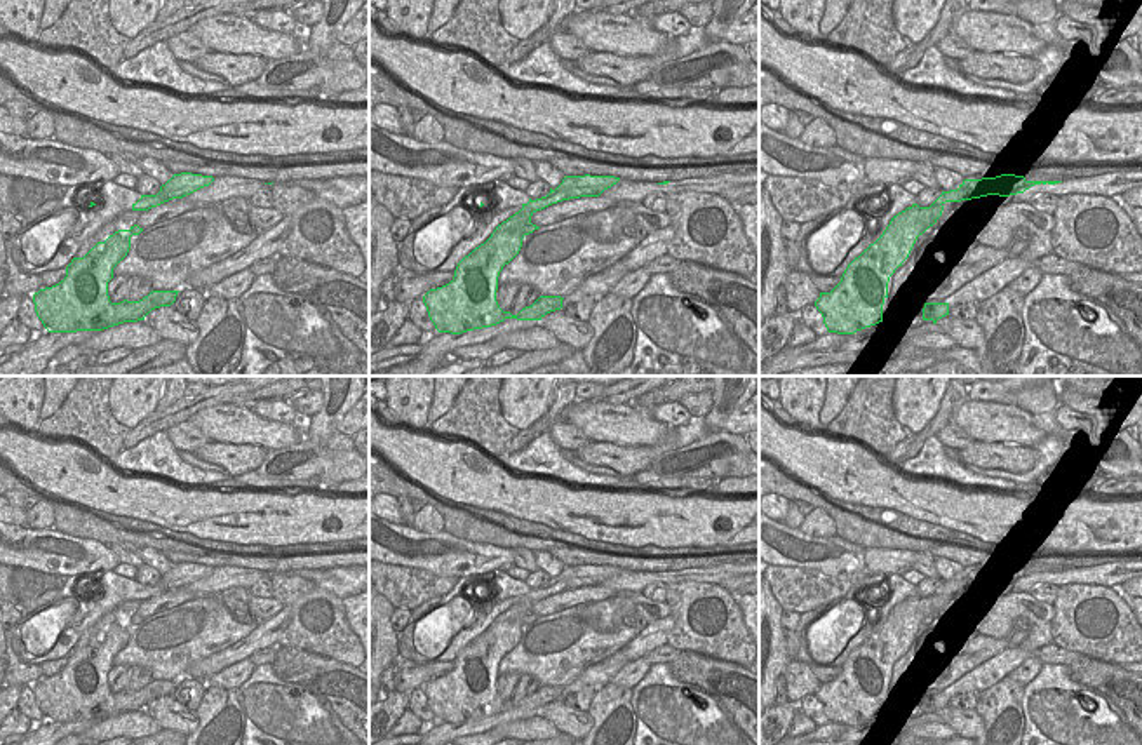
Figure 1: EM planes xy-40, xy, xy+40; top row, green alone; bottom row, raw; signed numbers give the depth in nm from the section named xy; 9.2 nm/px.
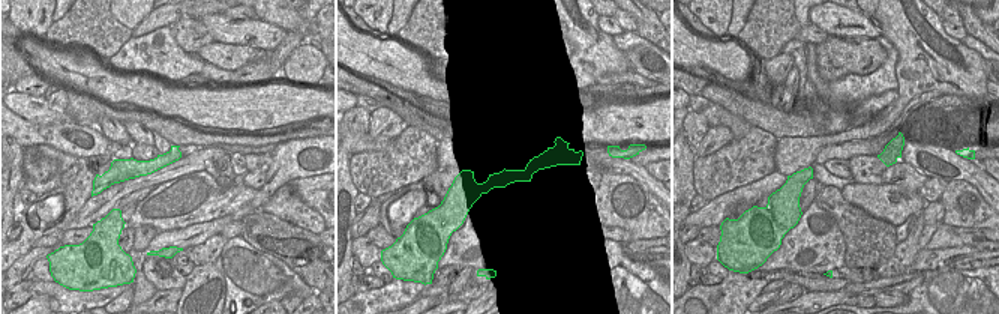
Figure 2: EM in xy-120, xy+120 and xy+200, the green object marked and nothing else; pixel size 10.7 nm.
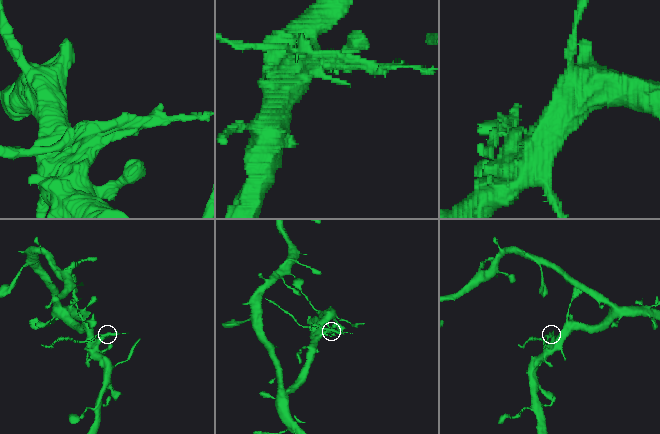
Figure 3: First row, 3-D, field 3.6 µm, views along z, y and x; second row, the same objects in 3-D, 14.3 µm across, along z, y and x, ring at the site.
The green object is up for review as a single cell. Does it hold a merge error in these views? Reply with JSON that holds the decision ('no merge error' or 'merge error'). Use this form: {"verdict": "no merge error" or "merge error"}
{"verdict": "merge error"}

